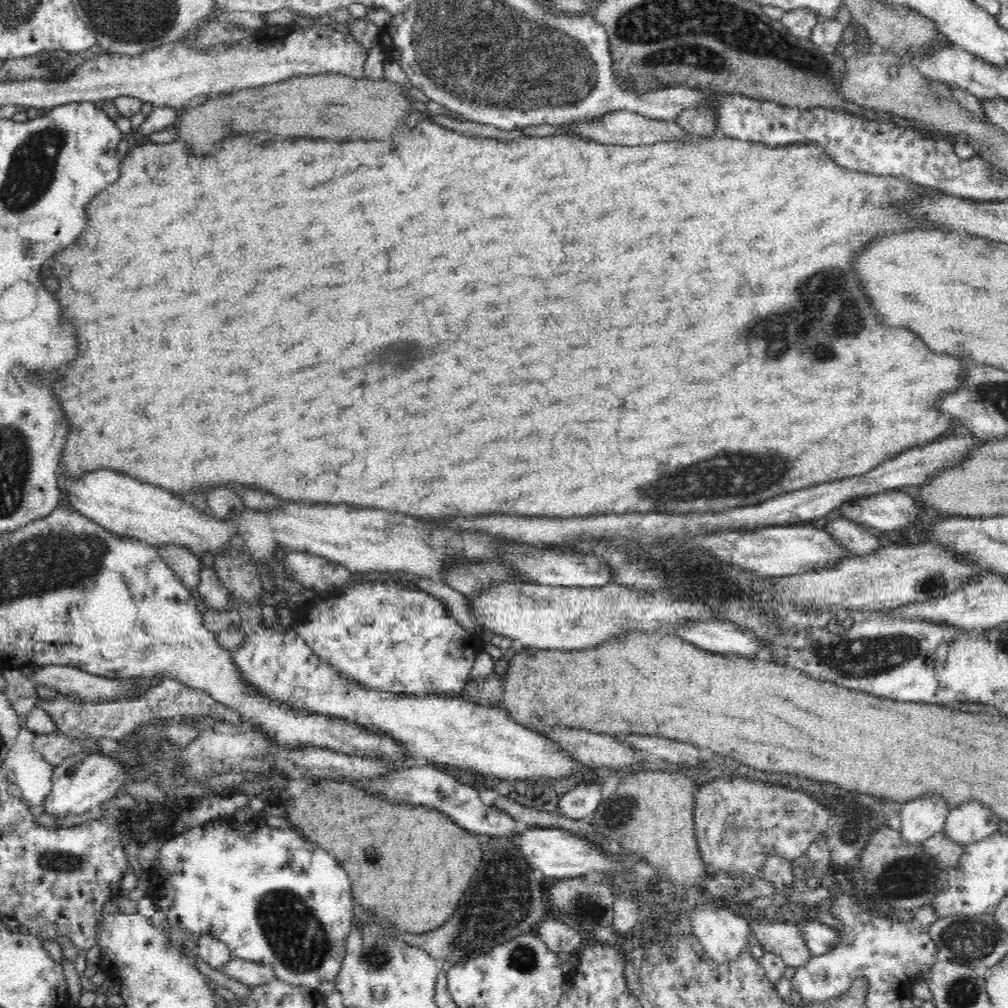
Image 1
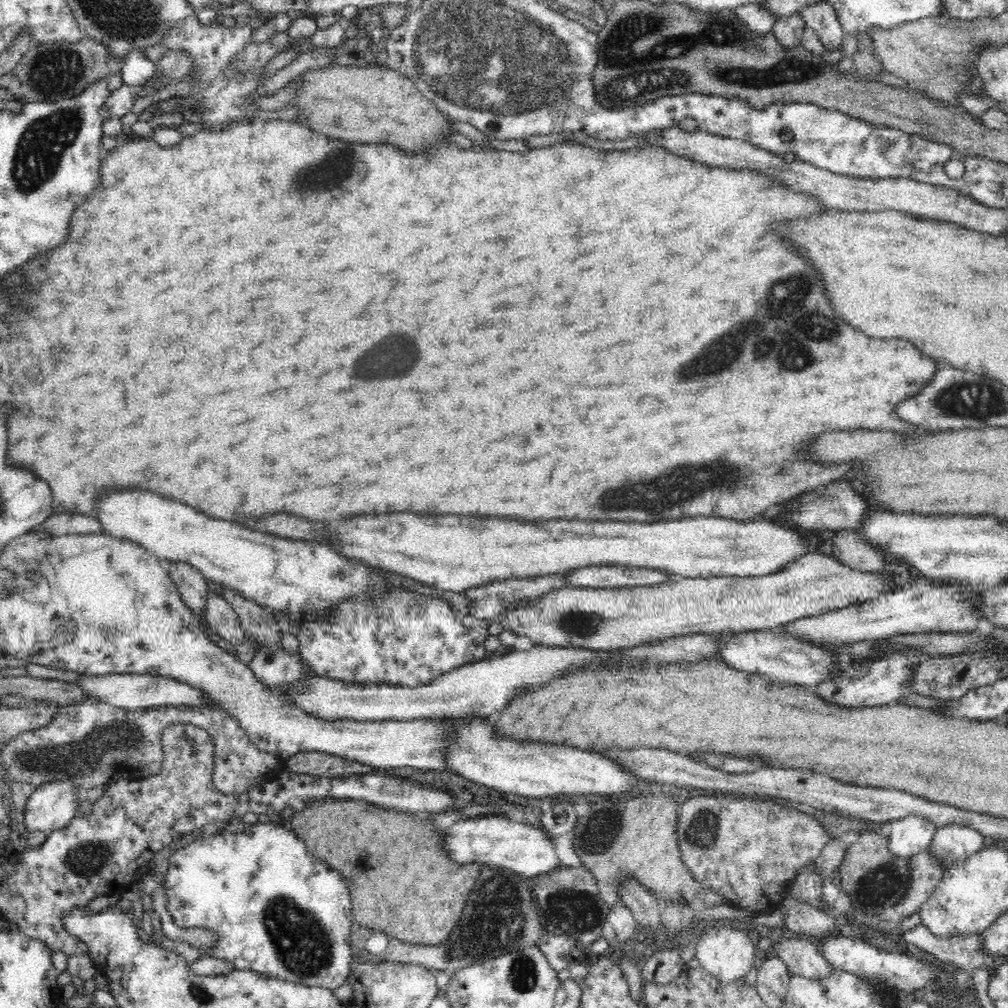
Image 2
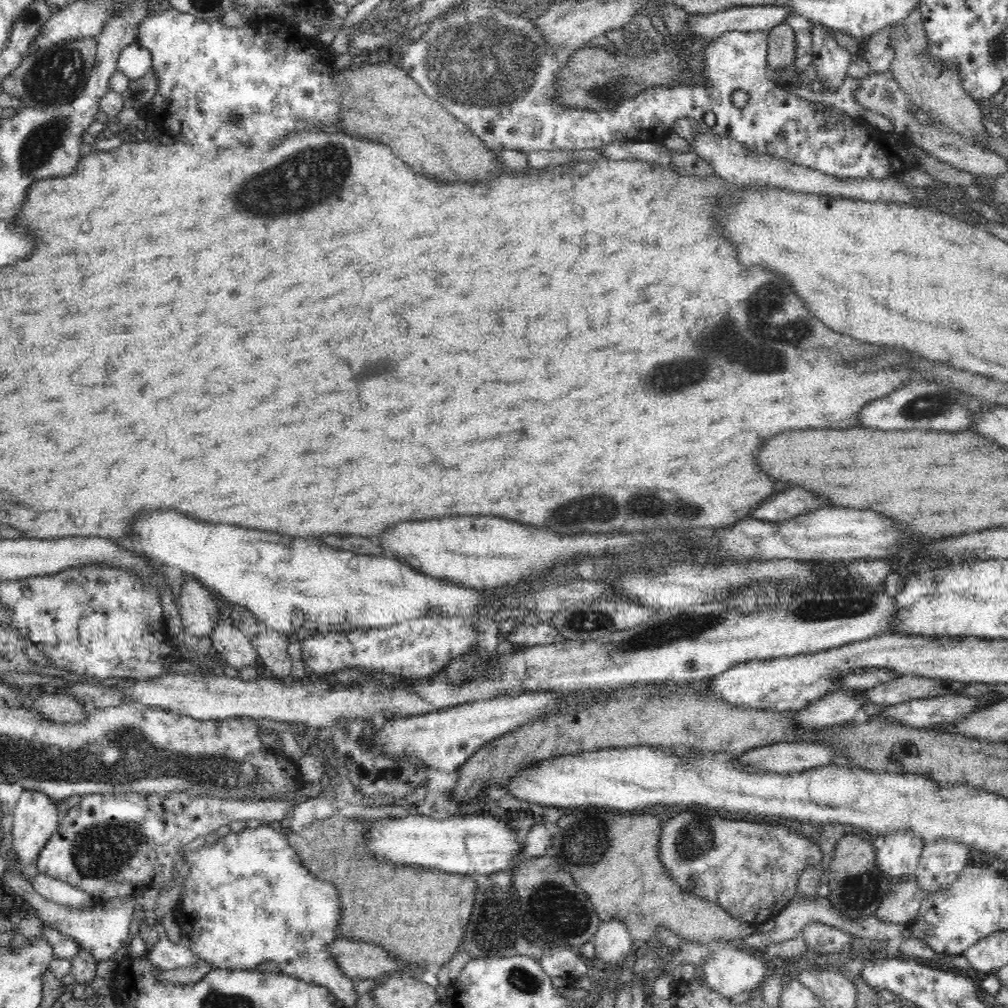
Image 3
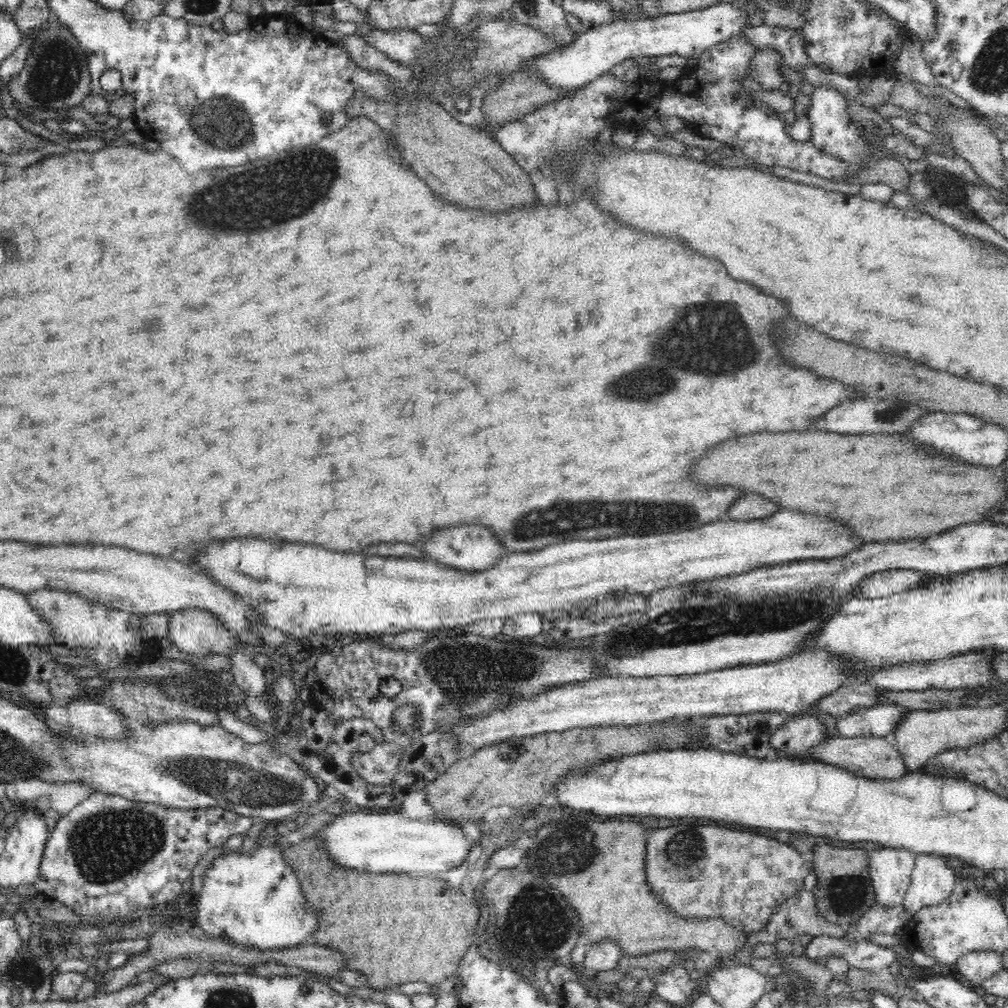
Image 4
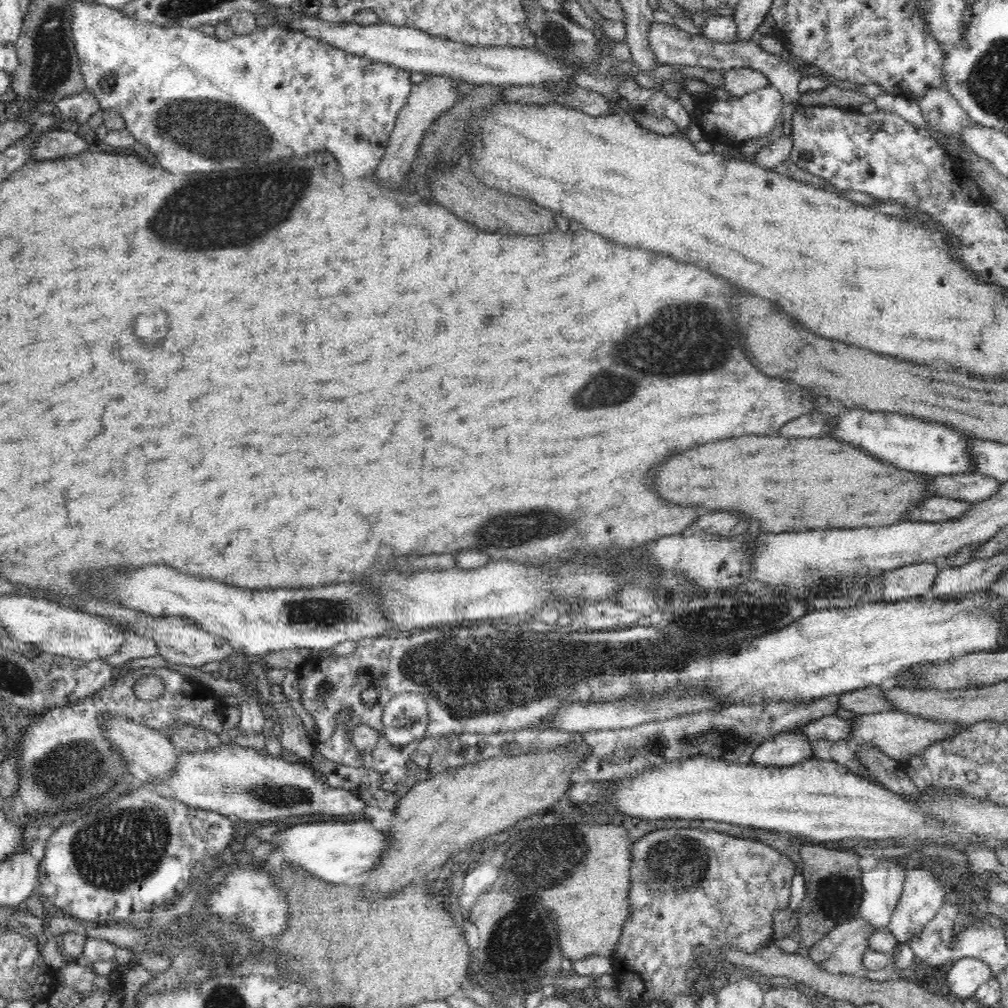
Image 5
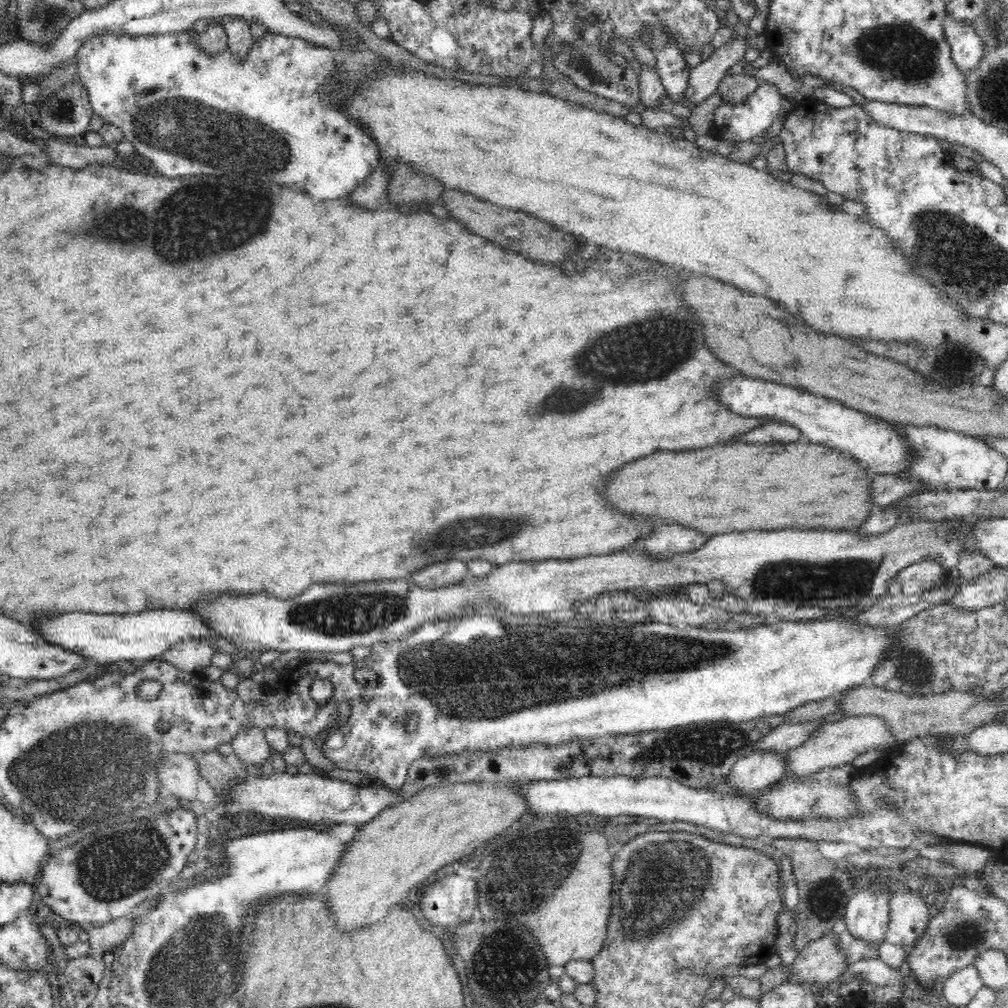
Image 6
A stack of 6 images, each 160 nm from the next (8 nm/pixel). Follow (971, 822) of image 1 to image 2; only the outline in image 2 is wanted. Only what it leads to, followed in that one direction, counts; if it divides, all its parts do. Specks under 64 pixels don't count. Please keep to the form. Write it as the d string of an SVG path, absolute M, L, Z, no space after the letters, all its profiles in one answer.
M949 824L937 829L926 851L946 870L956 861L967 859L971 854L977 853L986 841L986 838L974 829Z

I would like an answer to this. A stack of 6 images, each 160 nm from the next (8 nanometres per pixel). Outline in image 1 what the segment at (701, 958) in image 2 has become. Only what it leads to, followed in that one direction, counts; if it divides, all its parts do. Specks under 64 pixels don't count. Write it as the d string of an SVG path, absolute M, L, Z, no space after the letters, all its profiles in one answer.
M710 899L707 904L696 907L690 919L693 935L702 943L706 955L718 965L737 961L754 942L751 925L743 917L735 915L730 910L717 908Z

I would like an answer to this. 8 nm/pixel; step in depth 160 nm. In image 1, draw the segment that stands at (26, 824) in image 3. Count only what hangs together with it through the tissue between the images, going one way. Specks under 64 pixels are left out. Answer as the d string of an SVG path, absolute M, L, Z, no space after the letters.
M100 752L71 756L53 769L50 779L51 790L43 800L44 813L55 815L54 818L64 818L82 815L90 809L110 805L109 801L112 800L112 796L118 794L120 786L124 782L130 782L124 773L126 767L122 762L116 762Z

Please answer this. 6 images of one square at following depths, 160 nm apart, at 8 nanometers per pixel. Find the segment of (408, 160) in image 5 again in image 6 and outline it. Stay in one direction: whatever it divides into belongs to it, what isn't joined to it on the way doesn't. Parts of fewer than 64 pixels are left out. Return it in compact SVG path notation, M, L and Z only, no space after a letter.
M378 167L352 194L348 194L348 202L368 210L378 210L388 202L386 187L390 180L390 176L382 173L382 169Z

